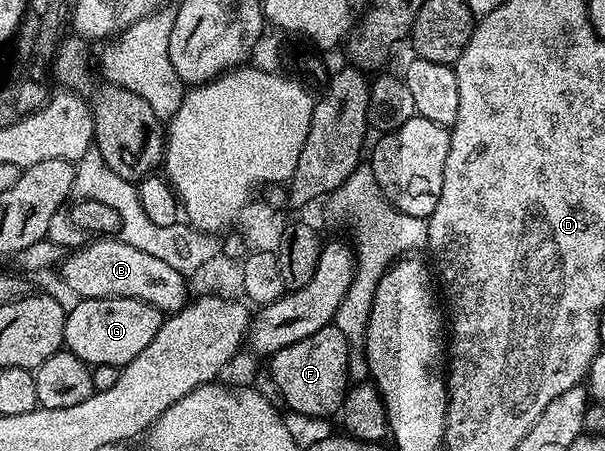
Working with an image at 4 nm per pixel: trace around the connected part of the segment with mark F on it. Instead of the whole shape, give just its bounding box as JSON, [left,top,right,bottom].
[270,325,349,419]

